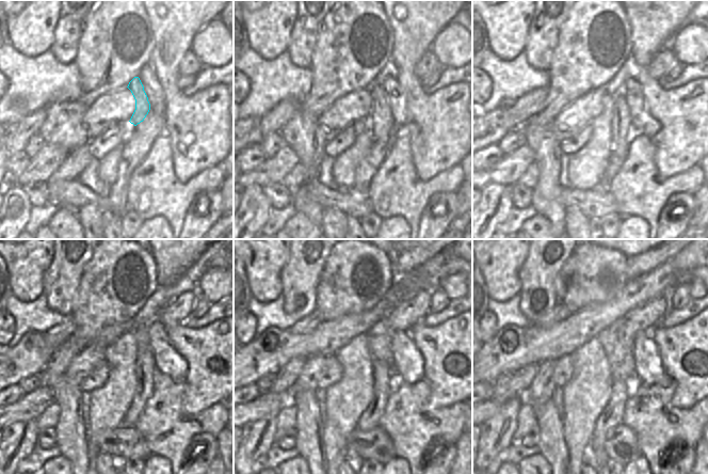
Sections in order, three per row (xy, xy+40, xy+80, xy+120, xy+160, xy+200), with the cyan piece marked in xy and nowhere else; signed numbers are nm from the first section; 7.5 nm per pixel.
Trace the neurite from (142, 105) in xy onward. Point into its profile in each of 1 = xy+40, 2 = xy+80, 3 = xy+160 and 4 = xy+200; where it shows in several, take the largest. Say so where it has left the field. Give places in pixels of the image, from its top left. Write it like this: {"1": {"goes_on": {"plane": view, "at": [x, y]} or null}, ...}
{"1": {"goes_on": {"plane": "xy+40", "at": [383, 127]}}, "2": {"goes_on": {"plane": "xy+80", "at": [622, 128]}}, "3": {"goes_on": {"plane": "xy+160", "at": [369, 420]}}, "4": {"goes_on": {"plane": "xy+200", "at": [611, 416]}}}

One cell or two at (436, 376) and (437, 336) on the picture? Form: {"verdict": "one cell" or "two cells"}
{"verdict": "one cell"}

